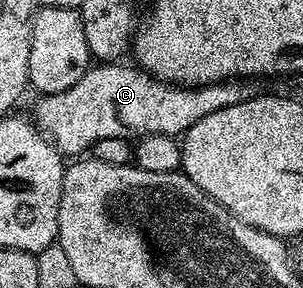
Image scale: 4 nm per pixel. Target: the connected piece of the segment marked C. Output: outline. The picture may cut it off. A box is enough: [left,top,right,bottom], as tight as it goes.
[32,63,258,155]

